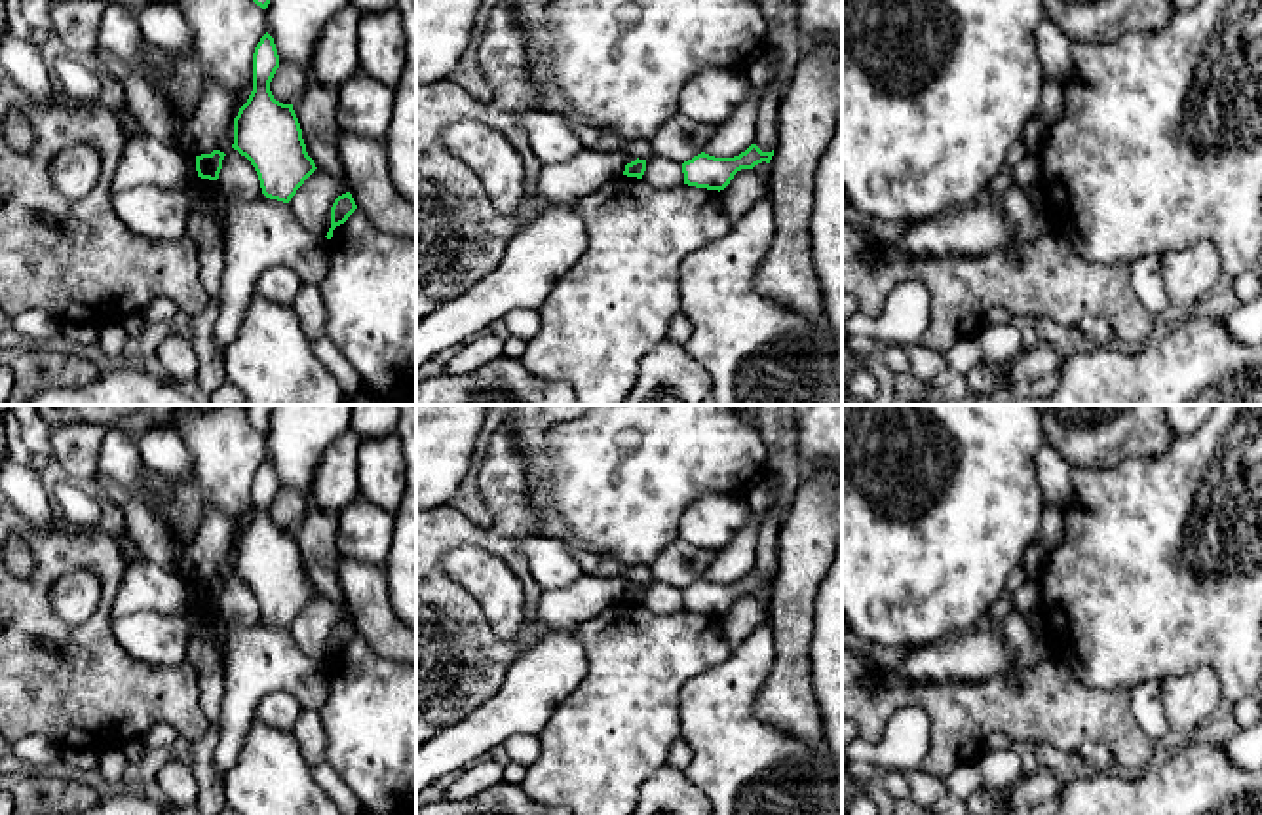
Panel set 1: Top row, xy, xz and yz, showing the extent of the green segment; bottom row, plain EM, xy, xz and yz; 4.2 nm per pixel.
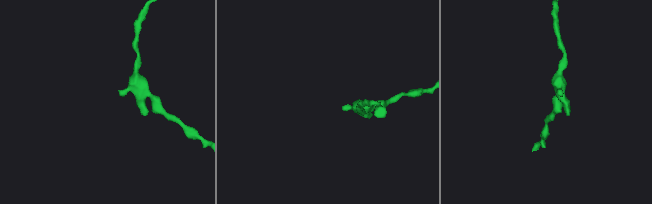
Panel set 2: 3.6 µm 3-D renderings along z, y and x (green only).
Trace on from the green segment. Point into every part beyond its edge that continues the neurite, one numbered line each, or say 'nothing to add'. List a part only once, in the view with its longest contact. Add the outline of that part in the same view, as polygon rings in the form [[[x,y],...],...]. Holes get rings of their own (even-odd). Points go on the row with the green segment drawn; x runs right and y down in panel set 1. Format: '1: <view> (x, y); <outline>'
nothing to add

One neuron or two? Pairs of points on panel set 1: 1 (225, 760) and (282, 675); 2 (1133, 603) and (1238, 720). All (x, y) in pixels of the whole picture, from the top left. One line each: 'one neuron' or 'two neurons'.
1: one neuron
2: two neurons

